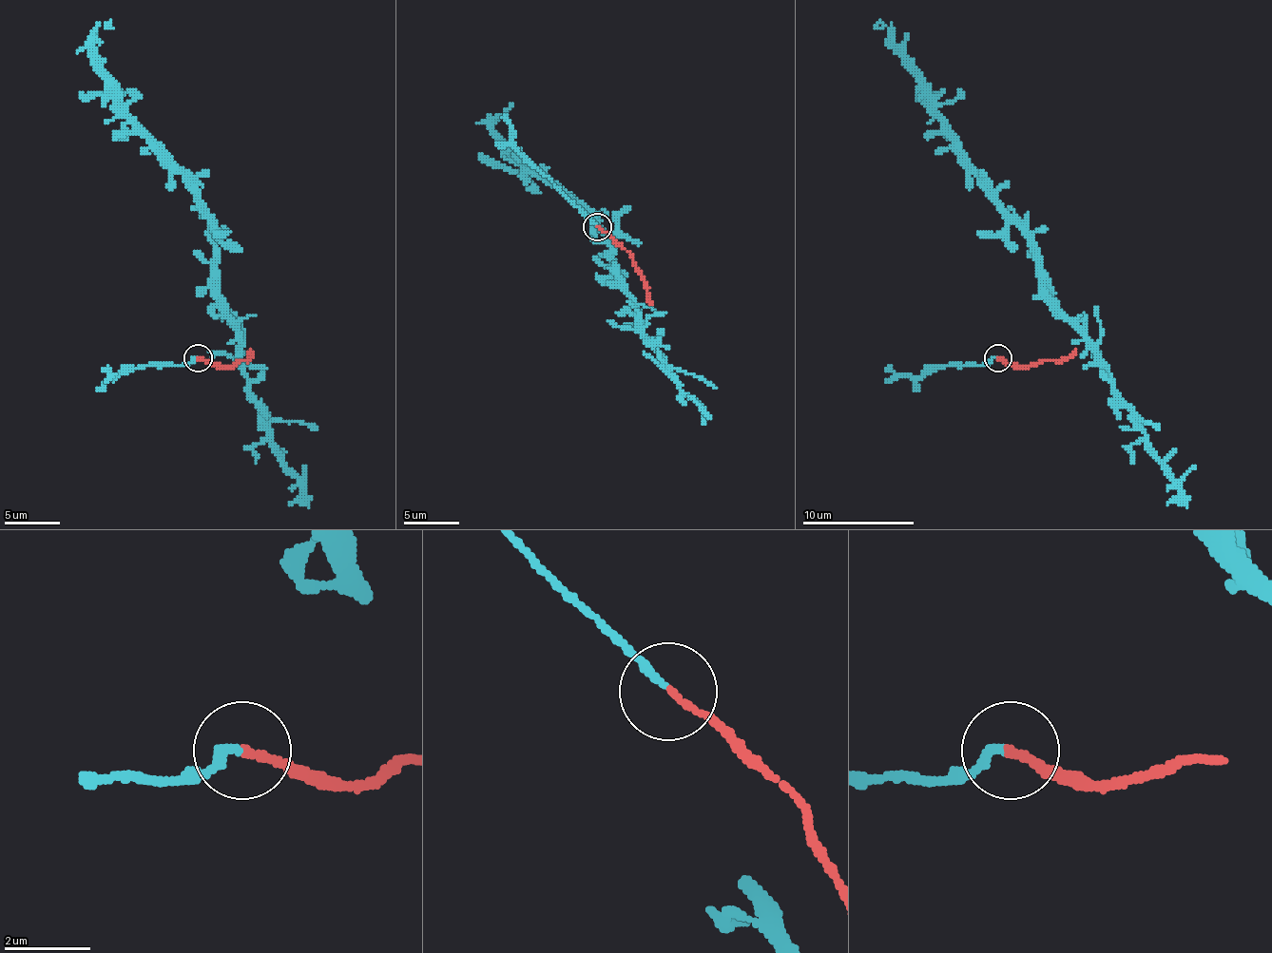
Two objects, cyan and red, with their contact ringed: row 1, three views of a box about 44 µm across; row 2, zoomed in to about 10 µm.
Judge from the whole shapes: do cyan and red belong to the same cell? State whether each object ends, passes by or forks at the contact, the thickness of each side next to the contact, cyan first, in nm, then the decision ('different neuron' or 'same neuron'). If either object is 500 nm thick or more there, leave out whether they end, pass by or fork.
cyan ends; red ends; calibres 190 and 160 nm; same neuron

